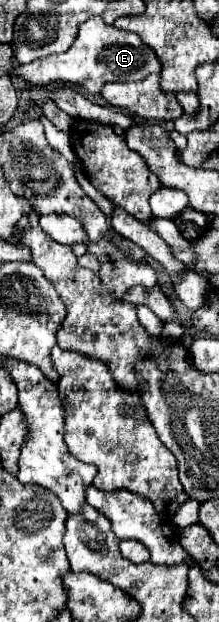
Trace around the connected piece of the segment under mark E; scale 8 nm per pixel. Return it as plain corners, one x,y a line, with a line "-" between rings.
95,16
79,26
79,34
67,52
39,58
27,66
19,66
17,76
21,76
33,86
77,82
89,94
97,94
107,82
131,82
131,80
139,82
149,74
159,74
159,72
161,72
161,62
155,50
151,50
151,46
143,44
143,40
135,32
117,30
115,26
107,26
103,18

